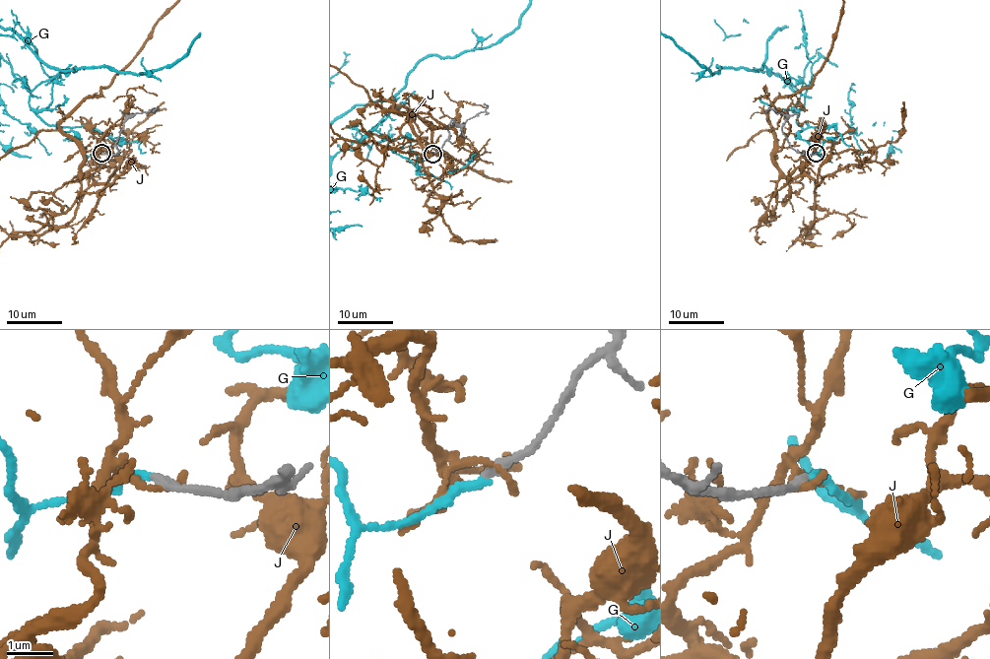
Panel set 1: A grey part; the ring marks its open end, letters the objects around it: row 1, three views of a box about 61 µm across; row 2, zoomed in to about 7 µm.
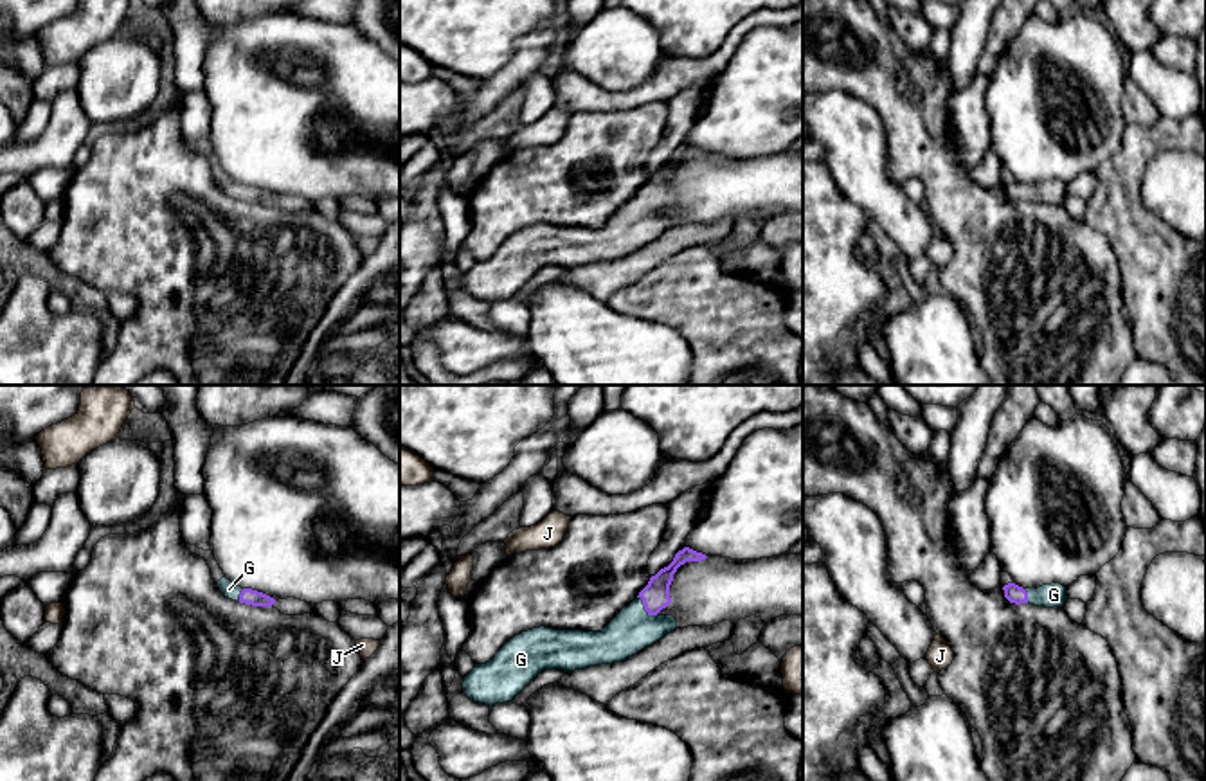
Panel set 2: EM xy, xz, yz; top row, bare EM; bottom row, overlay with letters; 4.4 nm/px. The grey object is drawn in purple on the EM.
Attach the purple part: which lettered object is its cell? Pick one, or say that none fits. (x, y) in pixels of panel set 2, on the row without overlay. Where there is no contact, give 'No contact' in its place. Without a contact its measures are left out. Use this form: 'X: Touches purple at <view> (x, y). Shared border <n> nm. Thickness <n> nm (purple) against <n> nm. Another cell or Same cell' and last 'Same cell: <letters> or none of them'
G: Touches purple at xz (645, 206). Shared border 130 nm. Thickness 130 nm (purple) against 190 nm. Same cell
J: No contact. Another cell
Same cell: G

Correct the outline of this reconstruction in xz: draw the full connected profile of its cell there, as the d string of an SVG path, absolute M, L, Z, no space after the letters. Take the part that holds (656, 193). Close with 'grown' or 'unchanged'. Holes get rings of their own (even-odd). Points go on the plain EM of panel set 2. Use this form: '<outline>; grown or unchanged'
M689 144L679 148L601 229L540 223L515 232L490 259L475 261L464 274L464 292L491 304L513 299L544 266L585 266L639 250L677 225L673 212L659 211L671 200L670 182L677 166L706 155Z; grown

